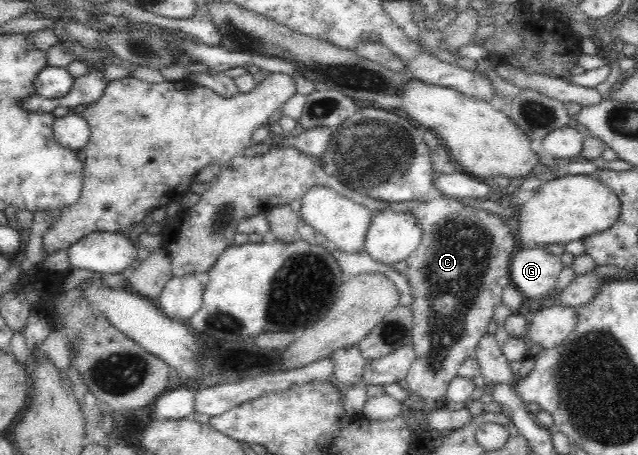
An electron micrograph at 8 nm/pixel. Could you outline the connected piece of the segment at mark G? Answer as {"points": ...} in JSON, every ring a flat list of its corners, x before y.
{"points":[[522,247,510,259,511,285,526,297,544,297,557,287,557,276,562,269,560,256,538,247]]}

